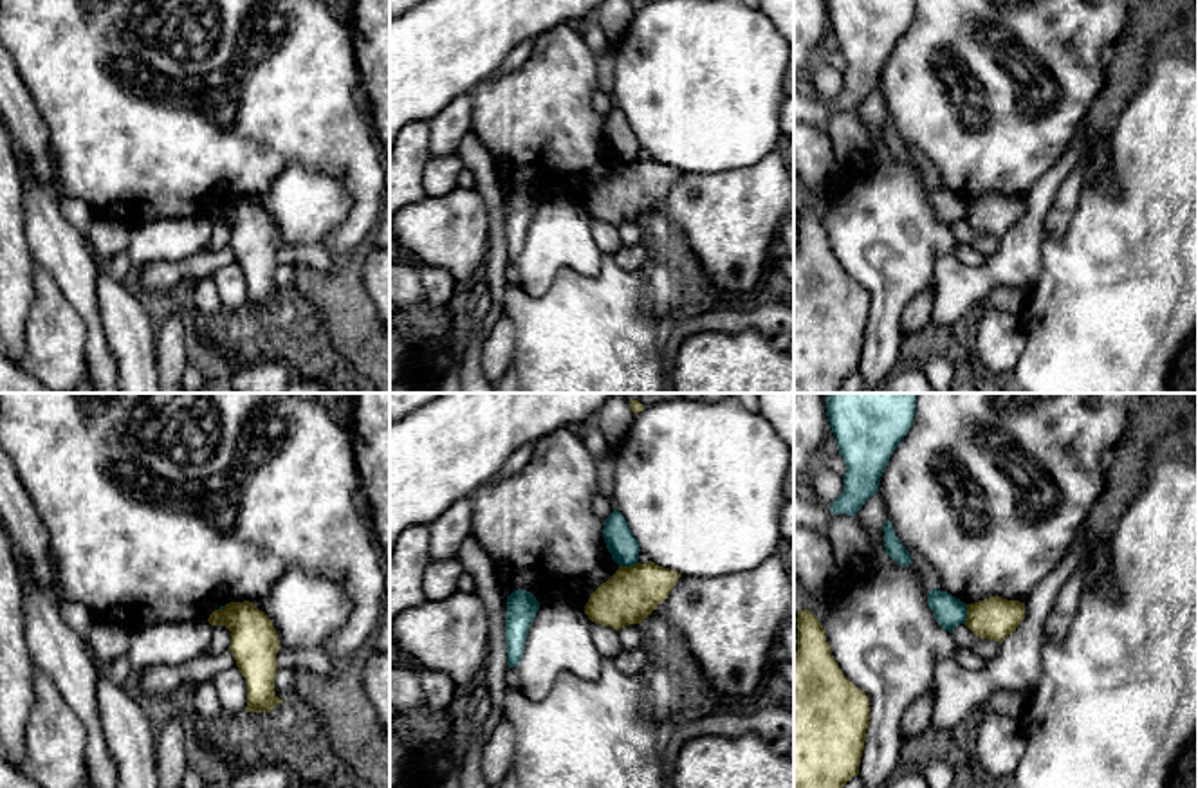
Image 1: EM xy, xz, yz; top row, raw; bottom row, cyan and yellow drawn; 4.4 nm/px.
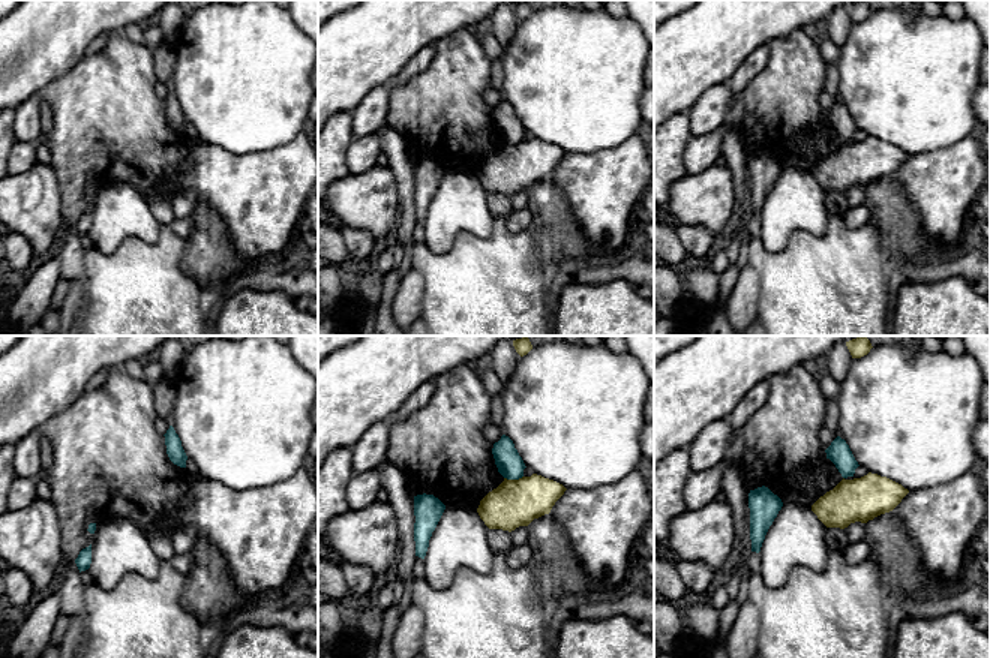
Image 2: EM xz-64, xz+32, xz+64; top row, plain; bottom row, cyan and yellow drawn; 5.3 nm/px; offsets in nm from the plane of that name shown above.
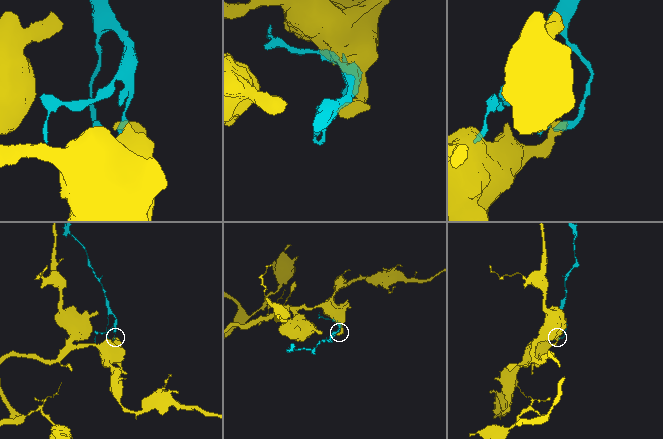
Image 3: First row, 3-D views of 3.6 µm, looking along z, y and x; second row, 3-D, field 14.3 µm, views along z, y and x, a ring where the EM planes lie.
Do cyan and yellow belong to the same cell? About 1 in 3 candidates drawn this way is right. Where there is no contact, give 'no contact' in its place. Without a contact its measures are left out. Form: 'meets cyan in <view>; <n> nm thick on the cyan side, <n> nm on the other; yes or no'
meets cyan in xz; 130 nm thick on the cyan side, 240 nm on the other; no

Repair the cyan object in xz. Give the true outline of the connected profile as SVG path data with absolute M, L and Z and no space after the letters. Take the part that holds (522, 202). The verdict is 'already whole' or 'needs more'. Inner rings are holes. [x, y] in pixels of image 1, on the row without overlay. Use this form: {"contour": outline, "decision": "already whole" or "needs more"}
{"contour": "M516 186L507 191L507 211L505 211L505 238L507 238L507 261L518 263L529 224L539 206L539 198L527 186Z", "decision": "already whole"}

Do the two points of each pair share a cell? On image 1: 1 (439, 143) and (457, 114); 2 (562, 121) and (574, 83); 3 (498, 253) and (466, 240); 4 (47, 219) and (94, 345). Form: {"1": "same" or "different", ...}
{"1": "same", "2": "same", "3": "different", "4": "same"}

